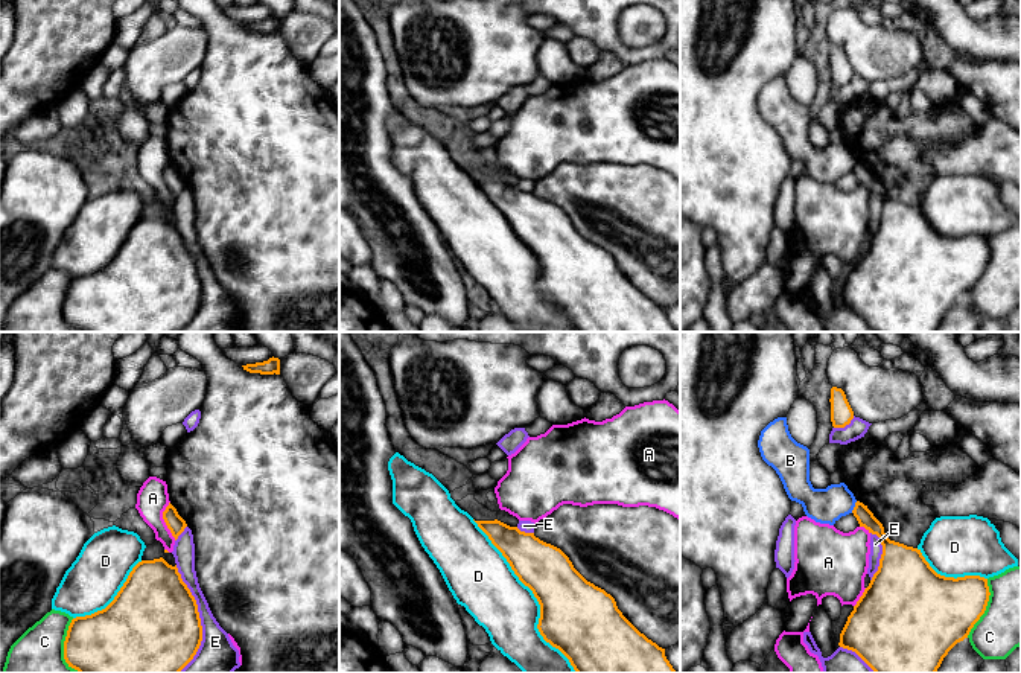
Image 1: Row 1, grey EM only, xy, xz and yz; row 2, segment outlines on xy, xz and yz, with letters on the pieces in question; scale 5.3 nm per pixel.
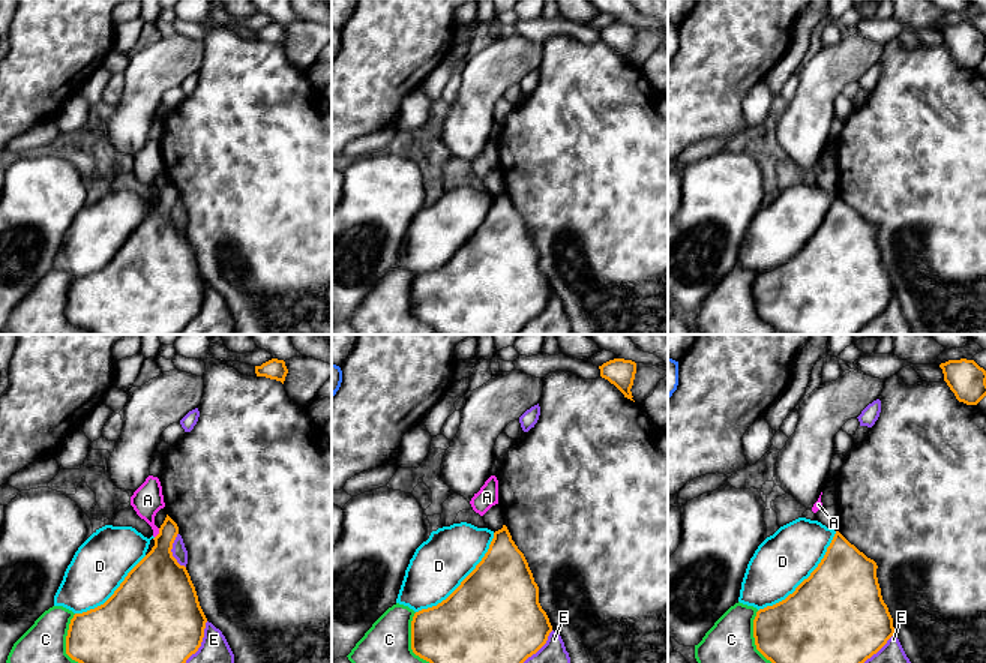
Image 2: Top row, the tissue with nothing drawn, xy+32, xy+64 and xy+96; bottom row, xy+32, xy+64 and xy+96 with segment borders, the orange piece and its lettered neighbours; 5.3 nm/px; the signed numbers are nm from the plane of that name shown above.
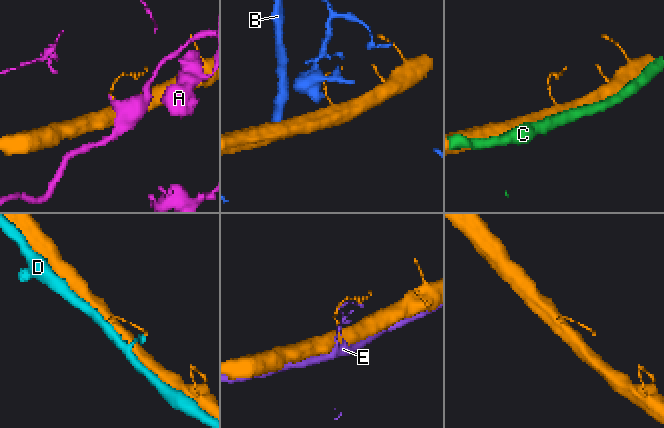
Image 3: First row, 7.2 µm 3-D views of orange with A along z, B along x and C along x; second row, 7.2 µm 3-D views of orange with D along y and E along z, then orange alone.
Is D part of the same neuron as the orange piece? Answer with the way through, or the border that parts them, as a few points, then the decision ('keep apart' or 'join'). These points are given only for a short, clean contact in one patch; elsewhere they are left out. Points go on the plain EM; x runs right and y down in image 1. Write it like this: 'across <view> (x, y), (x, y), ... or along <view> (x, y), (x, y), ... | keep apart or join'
keep apart

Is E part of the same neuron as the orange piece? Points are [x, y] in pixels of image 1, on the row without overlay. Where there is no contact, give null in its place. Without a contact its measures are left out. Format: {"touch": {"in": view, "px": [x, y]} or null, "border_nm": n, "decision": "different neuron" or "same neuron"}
{"touch": {"in": "xy", "px": [200, 277]}, "border_nm": 550, "decision": "different neuron"}

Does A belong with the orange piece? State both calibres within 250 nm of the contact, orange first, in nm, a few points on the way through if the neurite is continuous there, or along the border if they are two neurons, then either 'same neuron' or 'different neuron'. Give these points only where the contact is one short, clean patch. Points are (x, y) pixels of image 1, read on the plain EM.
90/170 nm | different neuron

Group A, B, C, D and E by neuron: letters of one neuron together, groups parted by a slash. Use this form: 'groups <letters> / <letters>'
groups A / B / C / D / E

